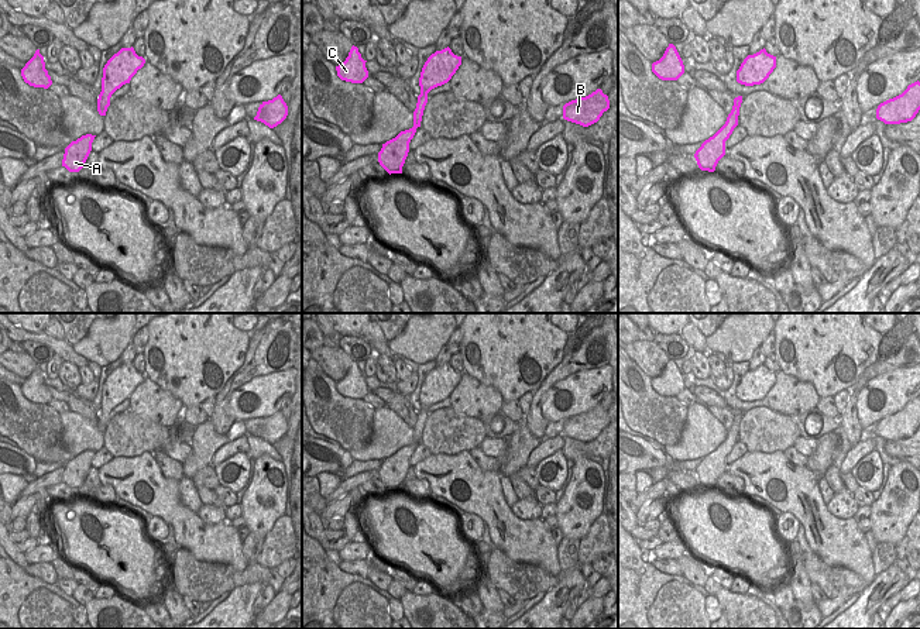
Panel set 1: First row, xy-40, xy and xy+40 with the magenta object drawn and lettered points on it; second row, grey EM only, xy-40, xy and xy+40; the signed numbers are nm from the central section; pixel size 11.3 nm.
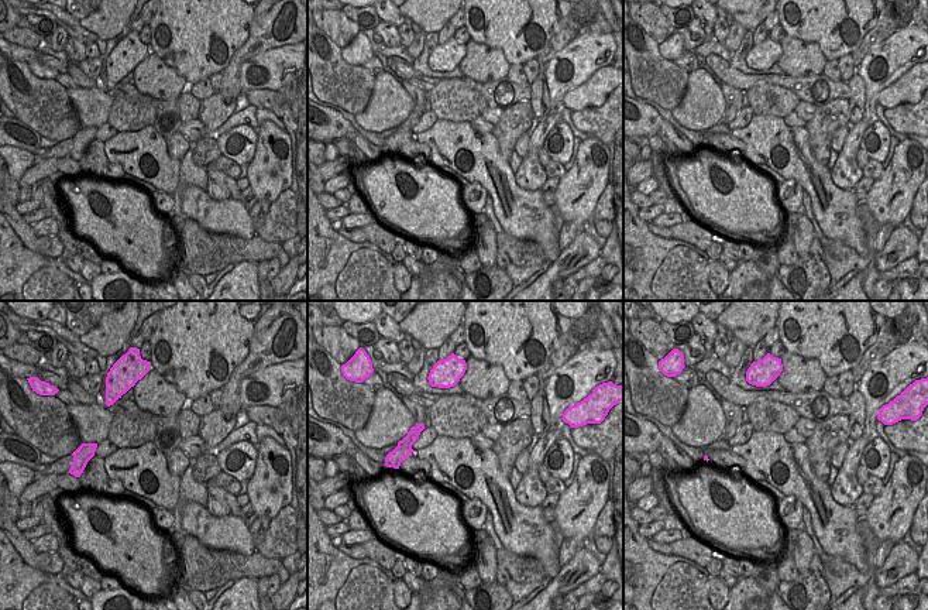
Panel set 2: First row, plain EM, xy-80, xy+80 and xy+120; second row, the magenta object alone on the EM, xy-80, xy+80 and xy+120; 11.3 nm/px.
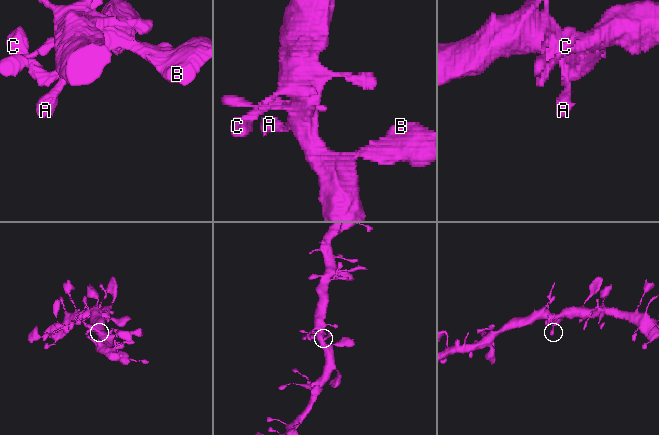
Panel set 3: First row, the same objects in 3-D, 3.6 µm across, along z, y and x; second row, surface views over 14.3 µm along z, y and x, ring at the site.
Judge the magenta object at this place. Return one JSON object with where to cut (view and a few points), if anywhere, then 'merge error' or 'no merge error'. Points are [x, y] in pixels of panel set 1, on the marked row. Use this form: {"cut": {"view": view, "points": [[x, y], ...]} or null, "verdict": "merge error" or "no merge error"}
{"cut": null, "verdict": "no merge error"}

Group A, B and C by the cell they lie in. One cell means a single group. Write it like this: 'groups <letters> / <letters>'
groups A B C

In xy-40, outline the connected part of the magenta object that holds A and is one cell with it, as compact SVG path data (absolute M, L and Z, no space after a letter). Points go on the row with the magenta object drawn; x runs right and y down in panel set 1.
M86 134L78 138L76 141L72 141L65 148L62 166L65 166L69 172L79 172L92 151L92 142L95 137L96 135Z

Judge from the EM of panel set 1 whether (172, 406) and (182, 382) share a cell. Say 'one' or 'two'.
two

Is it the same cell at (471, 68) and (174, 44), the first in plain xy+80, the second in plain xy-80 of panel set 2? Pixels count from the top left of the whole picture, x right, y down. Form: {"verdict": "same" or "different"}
{"verdict": "different"}

